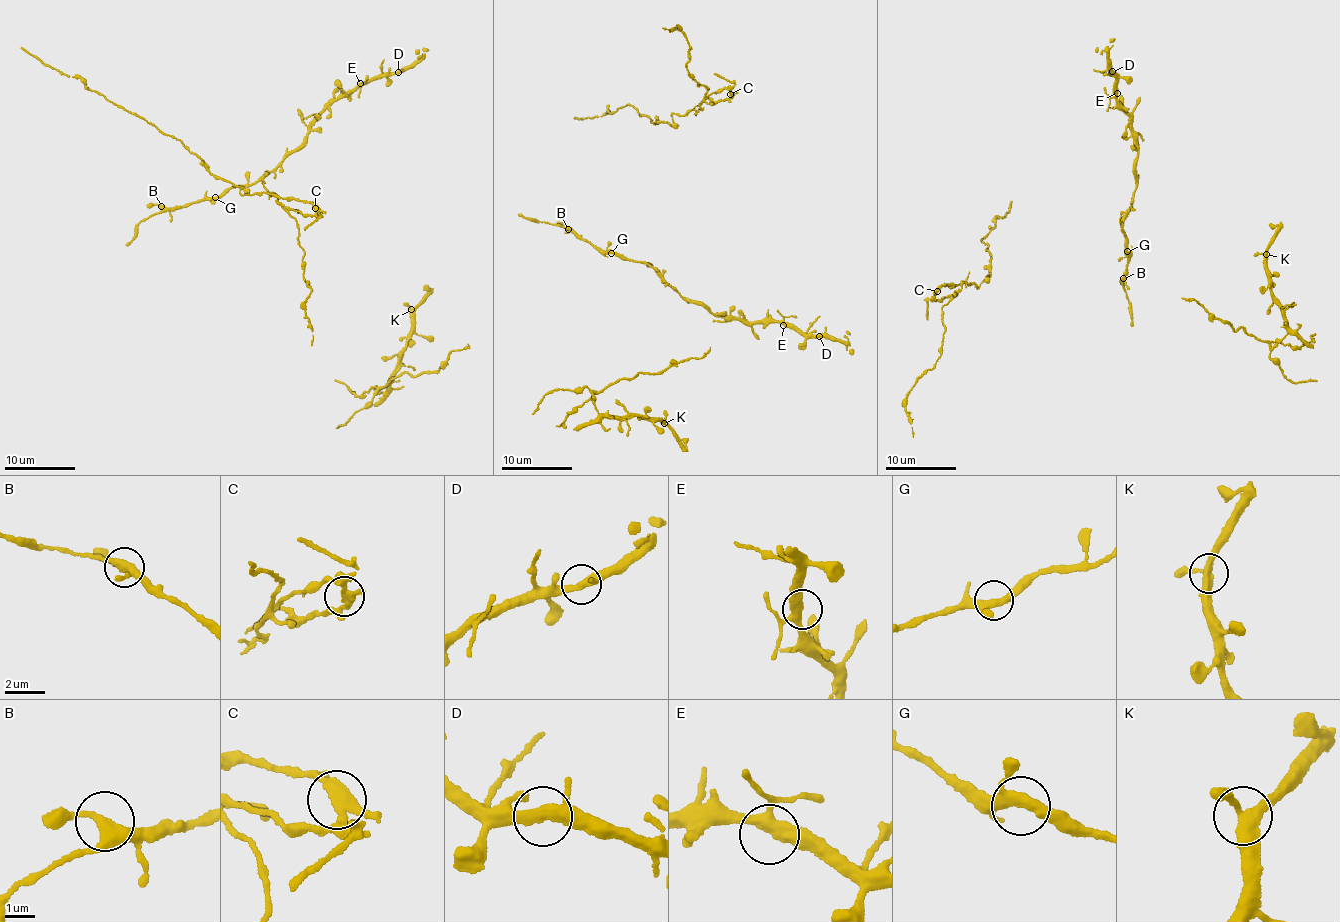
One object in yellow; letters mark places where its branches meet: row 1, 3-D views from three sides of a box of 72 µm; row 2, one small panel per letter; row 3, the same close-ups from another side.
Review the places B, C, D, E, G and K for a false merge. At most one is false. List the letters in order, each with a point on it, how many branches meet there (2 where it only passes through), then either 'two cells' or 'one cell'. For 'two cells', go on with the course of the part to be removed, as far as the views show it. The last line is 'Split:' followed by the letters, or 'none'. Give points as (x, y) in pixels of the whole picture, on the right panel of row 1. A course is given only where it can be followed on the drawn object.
B: place (1123, 278); branches 3; one cell
C: place (937, 291); branches 3; two cells; course (937, 291), (934, 300), (950, 301), (941, 310), (942, 353), (906, 399), (913, 438)
D: place (1112, 71); branches 3; one cell
E: place (1117, 93); branches 3; one cell
G: place (1127, 251); branches 3; one cell
K: place (1266, 254); branches 3; one cell
Split: C

